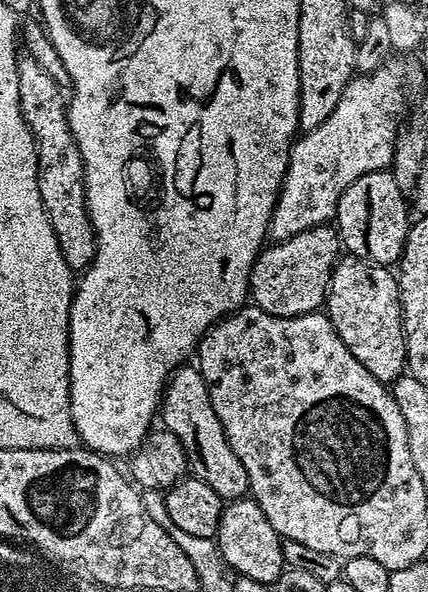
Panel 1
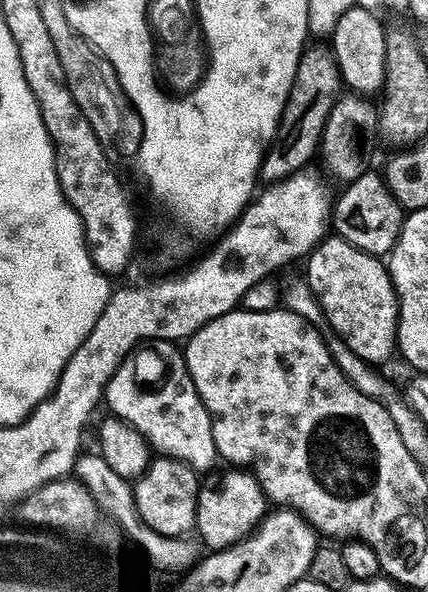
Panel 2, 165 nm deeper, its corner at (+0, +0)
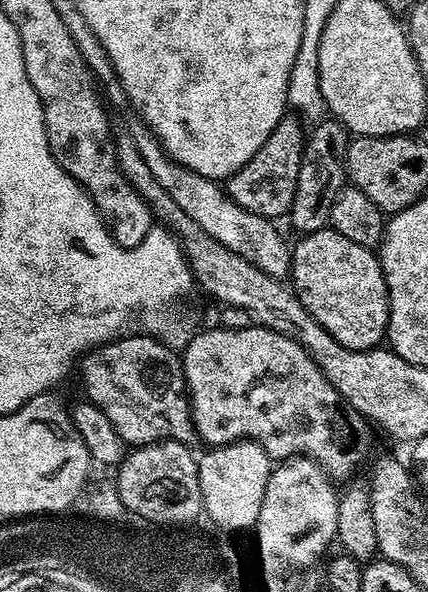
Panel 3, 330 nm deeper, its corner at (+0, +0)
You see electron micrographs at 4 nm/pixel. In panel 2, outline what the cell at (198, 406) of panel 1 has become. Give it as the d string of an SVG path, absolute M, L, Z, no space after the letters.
M154 340L139 345L118 366L116 373L104 388L103 403L108 404L107 411L120 420L124 420L134 430L138 430L148 440L148 447L161 457L168 457L186 463L197 474L208 474L217 467L218 457L214 446L214 430L212 416L206 410L194 382L190 378L190 370L184 361L183 351L171 340Z

